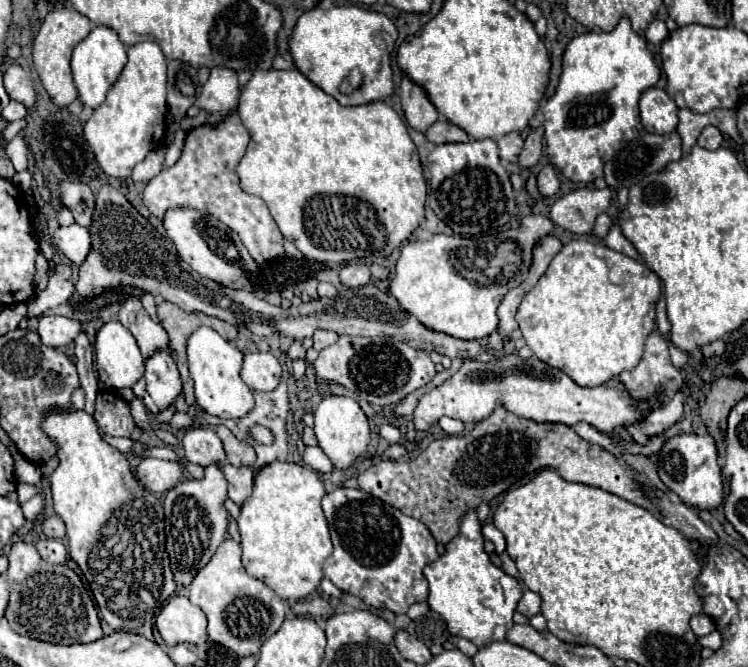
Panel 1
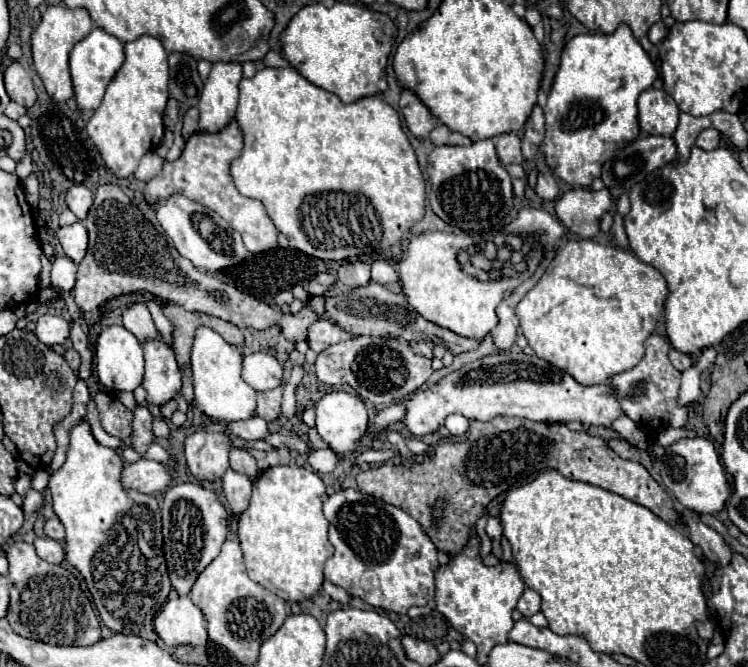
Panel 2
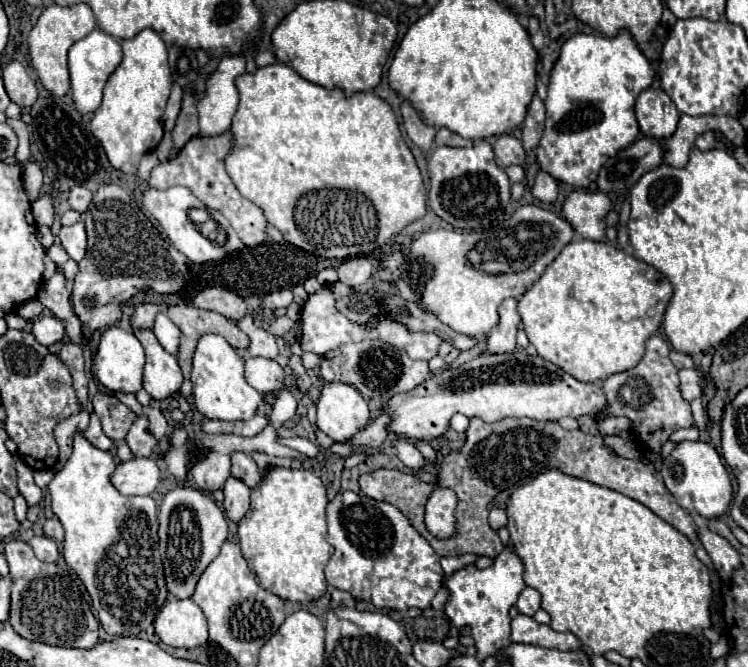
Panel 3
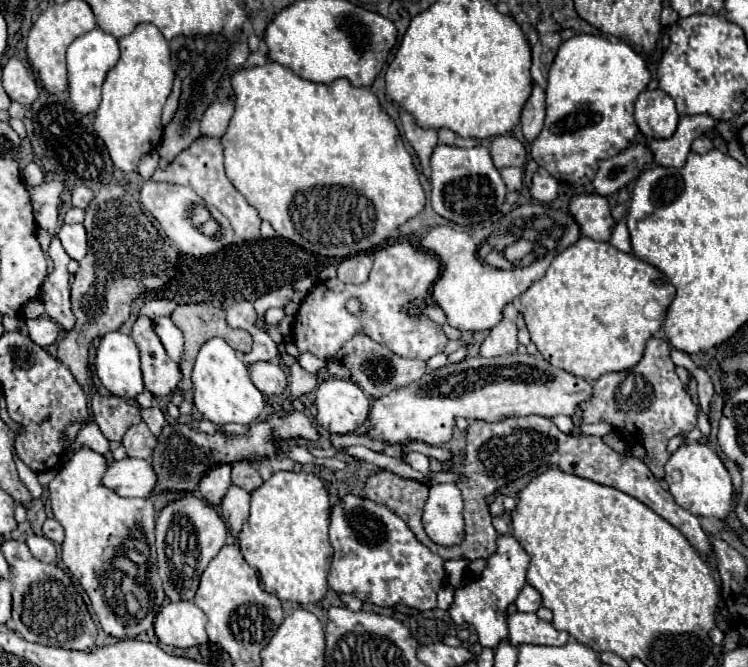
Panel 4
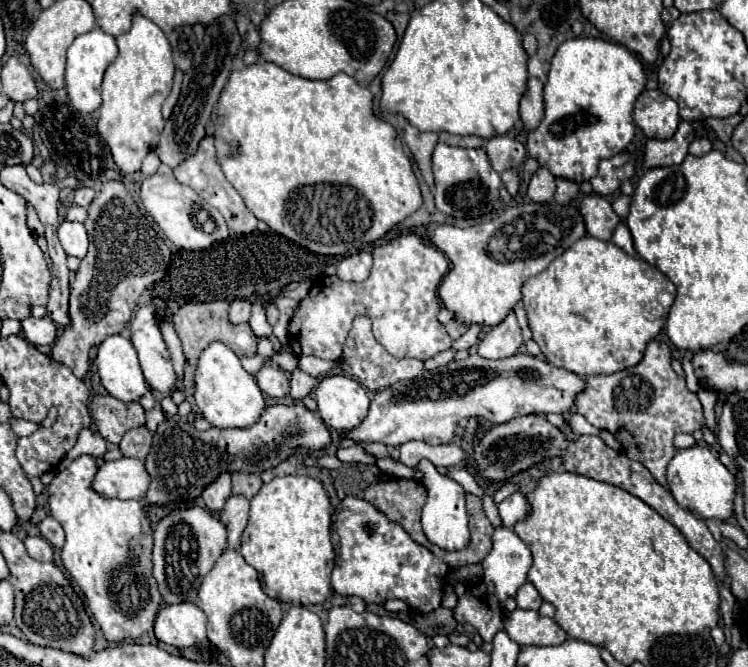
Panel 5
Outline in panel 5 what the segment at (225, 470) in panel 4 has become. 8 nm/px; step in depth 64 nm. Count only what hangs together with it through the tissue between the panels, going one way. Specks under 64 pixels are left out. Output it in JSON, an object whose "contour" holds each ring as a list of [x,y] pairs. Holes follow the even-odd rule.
{"contour":[[[224,472],[224,474],[220,474],[214,482],[210,482],[210,484],[204,488],[202,500],[204,500],[206,508],[216,514],[216,512],[222,510],[222,506],[224,506],[224,502],[228,500],[230,494],[232,494],[232,488],[230,488],[230,474]]]}

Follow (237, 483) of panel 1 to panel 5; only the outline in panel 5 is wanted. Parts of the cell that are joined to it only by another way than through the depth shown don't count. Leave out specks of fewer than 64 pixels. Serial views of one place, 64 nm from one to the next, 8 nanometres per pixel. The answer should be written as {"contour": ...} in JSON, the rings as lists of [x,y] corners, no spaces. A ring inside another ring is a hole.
{"contour":[[[232,494],[220,512],[220,522],[228,530],[228,548],[232,550],[240,548],[240,536],[248,522],[248,510],[250,510],[250,500],[242,494]]]}

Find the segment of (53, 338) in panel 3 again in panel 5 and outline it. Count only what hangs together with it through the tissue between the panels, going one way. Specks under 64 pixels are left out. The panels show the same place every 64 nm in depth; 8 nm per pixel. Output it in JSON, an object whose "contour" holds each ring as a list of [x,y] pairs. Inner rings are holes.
{"contour":[[[30,316],[30,318],[22,320],[22,332],[24,332],[24,338],[34,346],[50,346],[50,344],[54,344],[54,340],[58,336],[56,324],[52,320],[48,320],[48,316],[44,316],[44,318]]]}

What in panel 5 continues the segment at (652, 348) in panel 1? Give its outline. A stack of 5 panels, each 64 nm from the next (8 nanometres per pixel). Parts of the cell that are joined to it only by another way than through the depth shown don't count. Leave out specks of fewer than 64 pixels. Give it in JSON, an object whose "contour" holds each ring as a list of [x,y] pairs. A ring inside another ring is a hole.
{"contour":[[[652,340],[644,352],[644,358],[628,370],[616,372],[616,374],[608,374],[608,376],[588,376],[586,378],[586,388],[584,392],[580,392],[580,396],[576,396],[576,408],[578,412],[594,426],[608,430],[610,434],[616,436],[616,440],[622,444],[624,454],[632,460],[642,462],[650,474],[662,484],[666,486],[666,466],[670,462],[670,458],[676,454],[674,446],[672,446],[672,438],[678,432],[694,432],[700,430],[704,424],[704,416],[702,416],[702,406],[696,394],[692,394],[686,388],[686,382],[682,376],[678,376],[672,370],[672,354],[670,354],[670,346],[664,340]]]}

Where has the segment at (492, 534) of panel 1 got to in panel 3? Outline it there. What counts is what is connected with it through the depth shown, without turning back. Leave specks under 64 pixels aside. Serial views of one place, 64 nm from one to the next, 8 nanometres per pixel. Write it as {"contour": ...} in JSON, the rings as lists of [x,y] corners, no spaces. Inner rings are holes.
{"contour":[[[492,508],[488,522],[490,522],[490,528],[498,532],[502,526],[506,526],[506,512],[502,508]]]}

